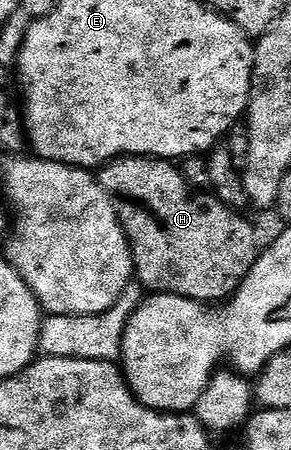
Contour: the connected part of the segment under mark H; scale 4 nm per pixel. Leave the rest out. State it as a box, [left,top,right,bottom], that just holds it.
[96,156,259,302]

